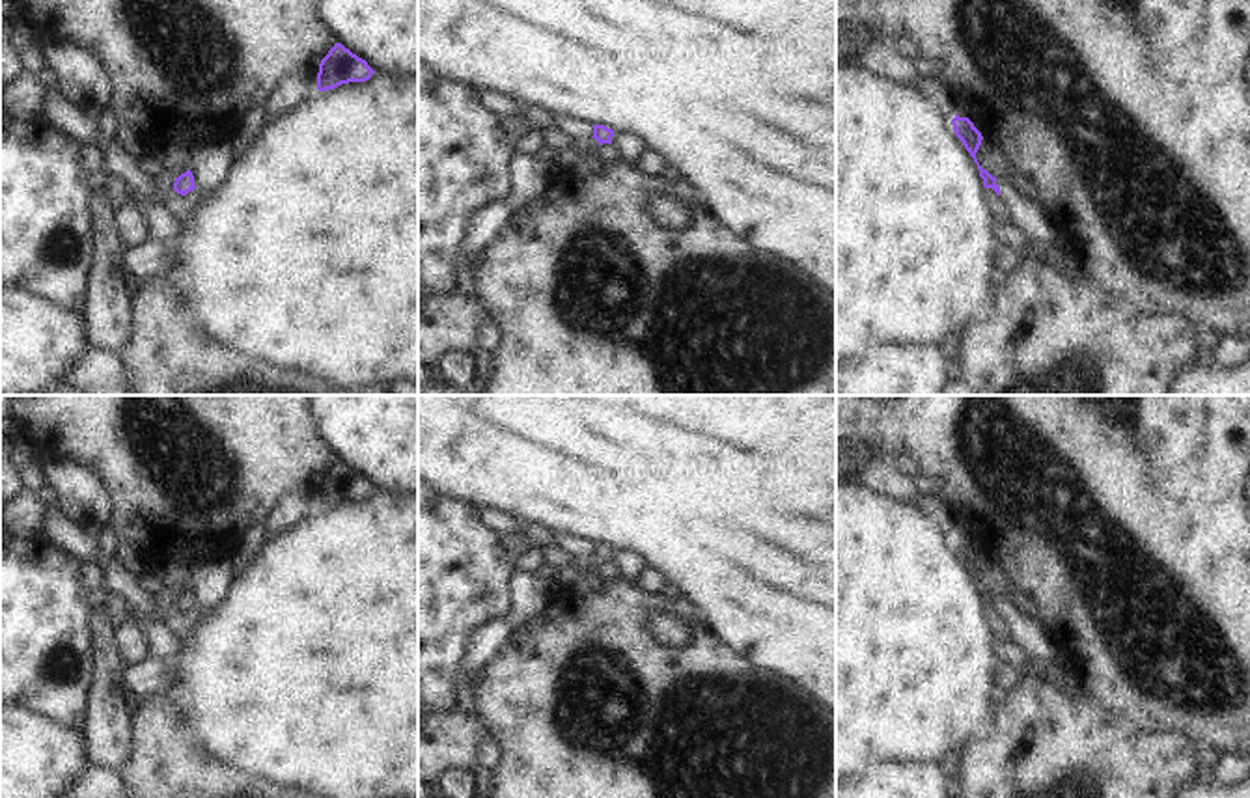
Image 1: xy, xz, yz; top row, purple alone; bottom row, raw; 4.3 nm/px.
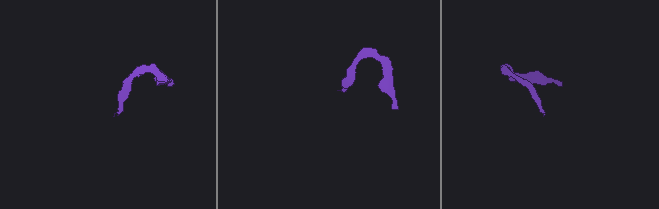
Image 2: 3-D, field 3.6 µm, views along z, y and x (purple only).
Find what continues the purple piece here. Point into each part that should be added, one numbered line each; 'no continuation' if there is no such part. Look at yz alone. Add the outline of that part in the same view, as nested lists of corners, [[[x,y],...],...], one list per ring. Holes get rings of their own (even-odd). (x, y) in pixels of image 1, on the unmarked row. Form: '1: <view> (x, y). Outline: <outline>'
1: yz (1030, 634). Outline: [[[996,597],[1000,604],[1000,615],[1009,625],[1013,641],[1021,645],[1032,658],[1041,660],[1050,666],[1067,666],[1063,653],[1056,649],[1050,634],[1045,630],[1039,619],[1032,619],[1015,610],[1015,606],[1004,598]]]

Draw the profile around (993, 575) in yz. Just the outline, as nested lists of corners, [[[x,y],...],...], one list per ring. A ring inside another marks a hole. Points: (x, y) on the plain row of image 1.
[[[981,557],[976,576],[993,595],[1013,600],[1013,584],[1006,563]]]

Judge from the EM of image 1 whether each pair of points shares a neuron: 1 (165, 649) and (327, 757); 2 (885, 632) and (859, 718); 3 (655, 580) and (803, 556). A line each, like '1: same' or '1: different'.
1: different
2: same
3: different

